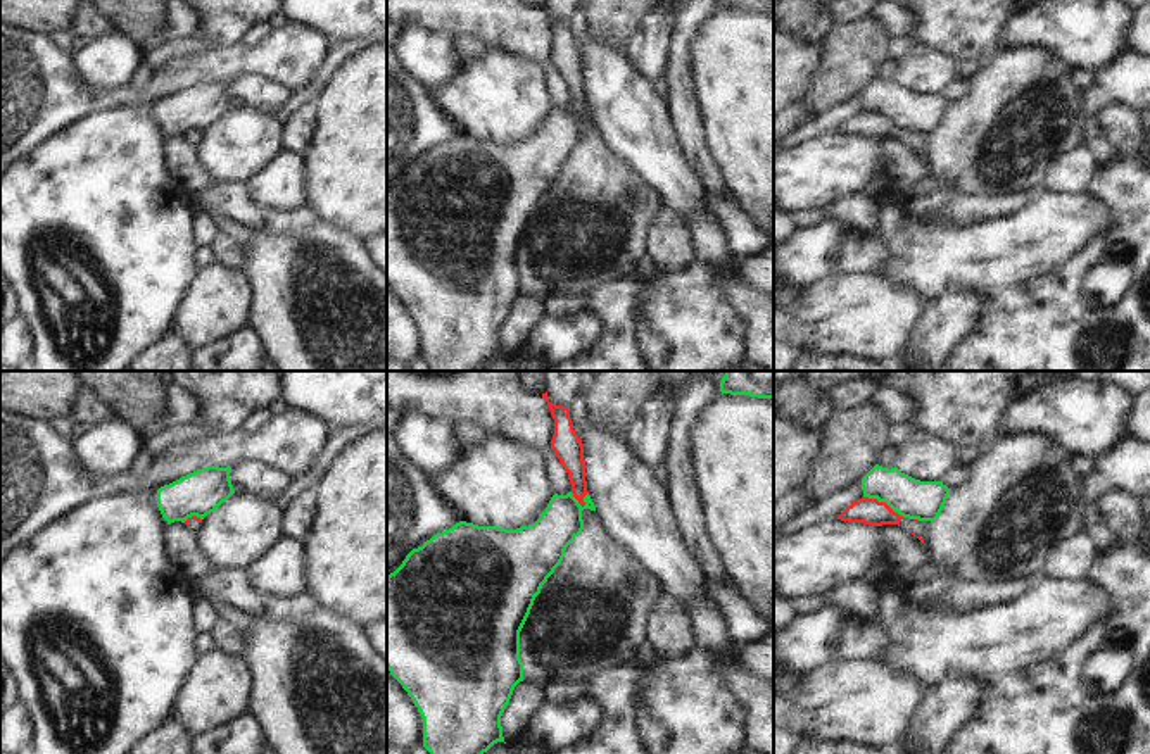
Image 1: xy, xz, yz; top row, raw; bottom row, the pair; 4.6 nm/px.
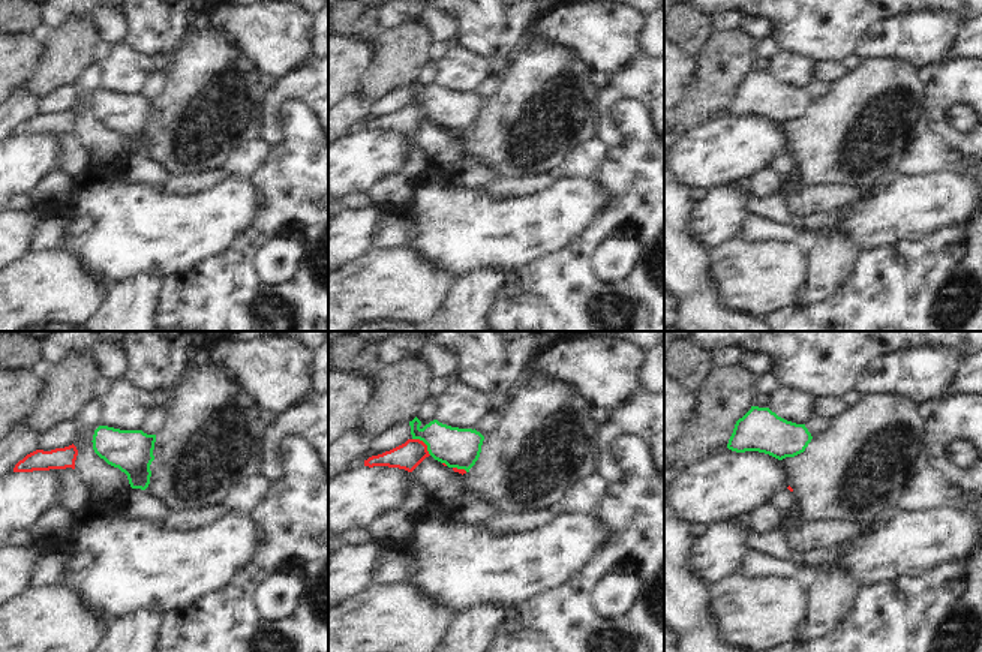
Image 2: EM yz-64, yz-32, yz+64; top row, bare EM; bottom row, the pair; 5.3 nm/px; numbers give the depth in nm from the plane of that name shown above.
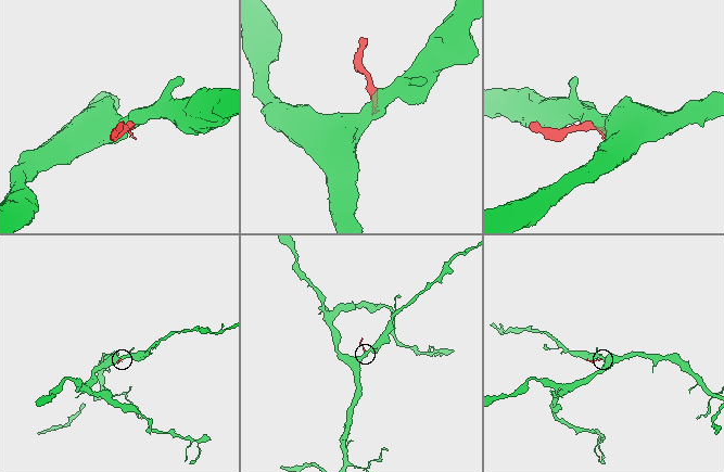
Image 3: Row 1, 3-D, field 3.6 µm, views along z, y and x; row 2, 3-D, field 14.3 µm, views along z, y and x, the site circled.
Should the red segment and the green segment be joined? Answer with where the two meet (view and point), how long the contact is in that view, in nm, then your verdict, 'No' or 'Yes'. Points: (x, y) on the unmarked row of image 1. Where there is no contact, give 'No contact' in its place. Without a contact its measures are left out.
Touches red at yz (884, 116). Shared border 240 nm. No.

